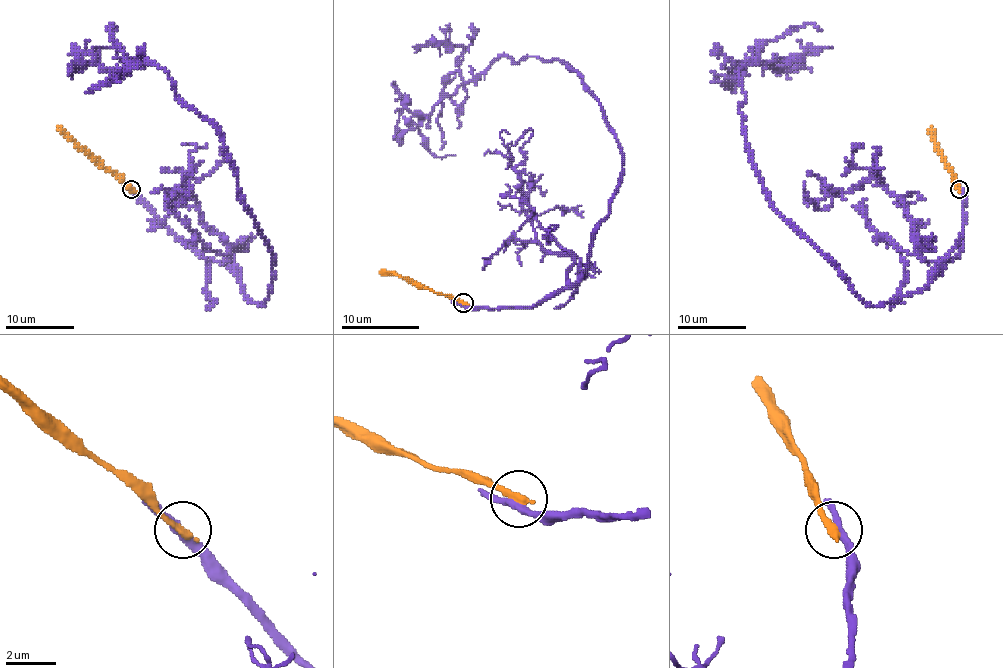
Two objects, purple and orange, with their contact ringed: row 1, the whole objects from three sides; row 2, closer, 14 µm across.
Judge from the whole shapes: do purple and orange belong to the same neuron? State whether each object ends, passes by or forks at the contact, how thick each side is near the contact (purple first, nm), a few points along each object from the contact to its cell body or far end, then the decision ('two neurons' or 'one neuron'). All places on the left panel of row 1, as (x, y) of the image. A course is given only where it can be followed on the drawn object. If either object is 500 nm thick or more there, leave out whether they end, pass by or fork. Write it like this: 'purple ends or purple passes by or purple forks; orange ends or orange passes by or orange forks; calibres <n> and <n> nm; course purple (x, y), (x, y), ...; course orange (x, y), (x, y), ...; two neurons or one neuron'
purple passes by; orange ends; calibres 300 and 320 nm; course purple (131, 189), (262, 305), (272, 253), (222, 134), (153, 63), (102, 69), (91, 51), (124, 46); course orange (131, 189), (95, 163), (57, 127); two neurons

